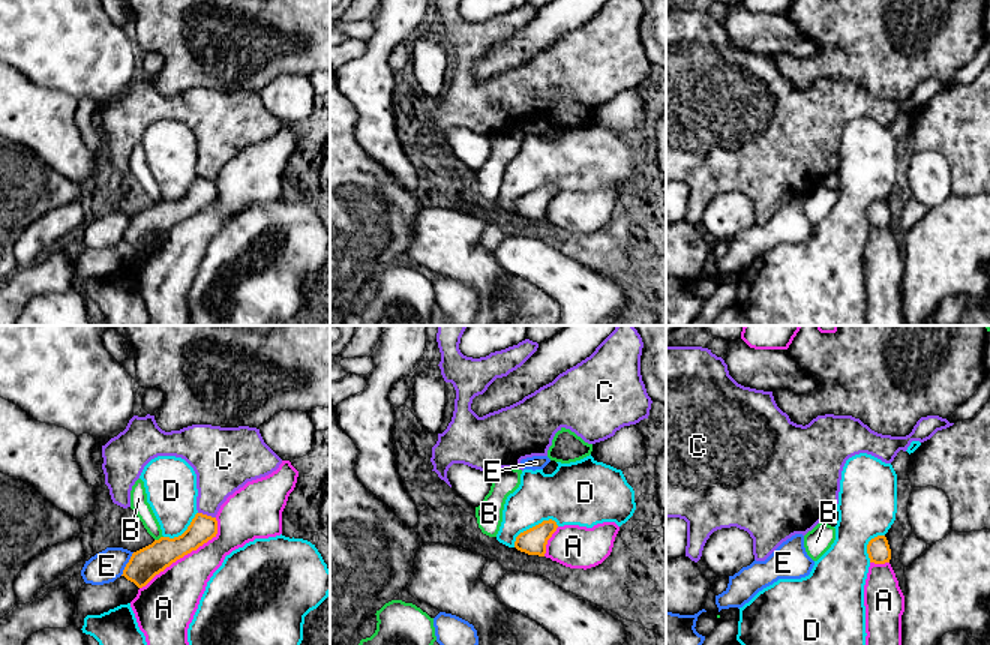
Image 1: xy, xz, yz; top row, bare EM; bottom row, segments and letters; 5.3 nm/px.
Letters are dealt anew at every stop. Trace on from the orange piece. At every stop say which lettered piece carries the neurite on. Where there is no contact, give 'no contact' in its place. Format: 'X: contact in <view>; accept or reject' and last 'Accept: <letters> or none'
A: contact in xy; reject
B: contact in xy; reject
C: contact in xy; reject
D: contact in xz; reject
E: contact in xy; reject
Accept: none

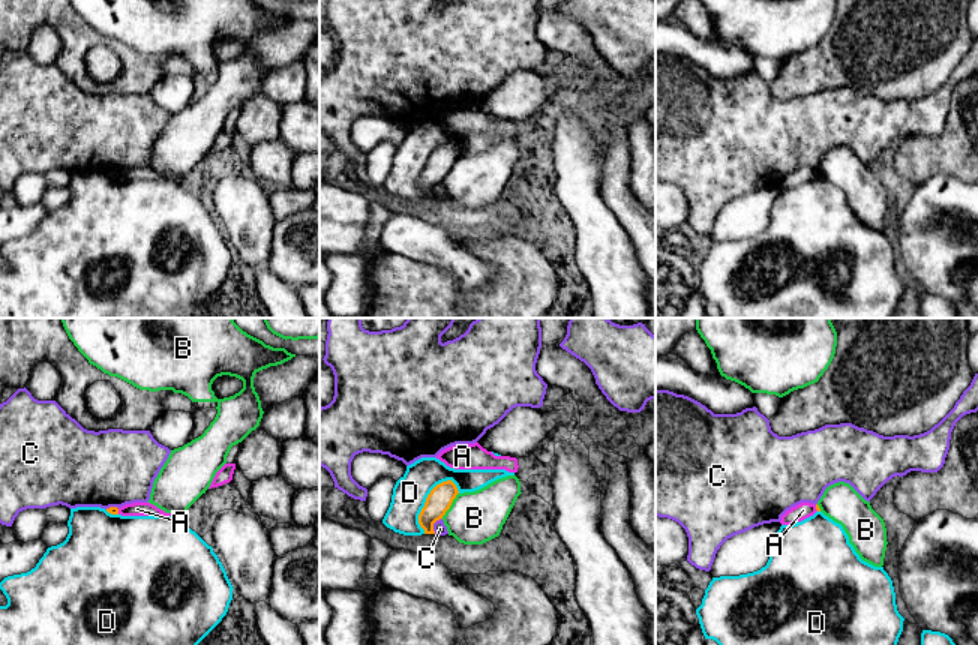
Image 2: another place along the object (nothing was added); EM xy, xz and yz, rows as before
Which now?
A: contact in xy; reject
B: contact in xz; reject
C: contact in xz; reject
D: contact in xz; reject
Accept: none

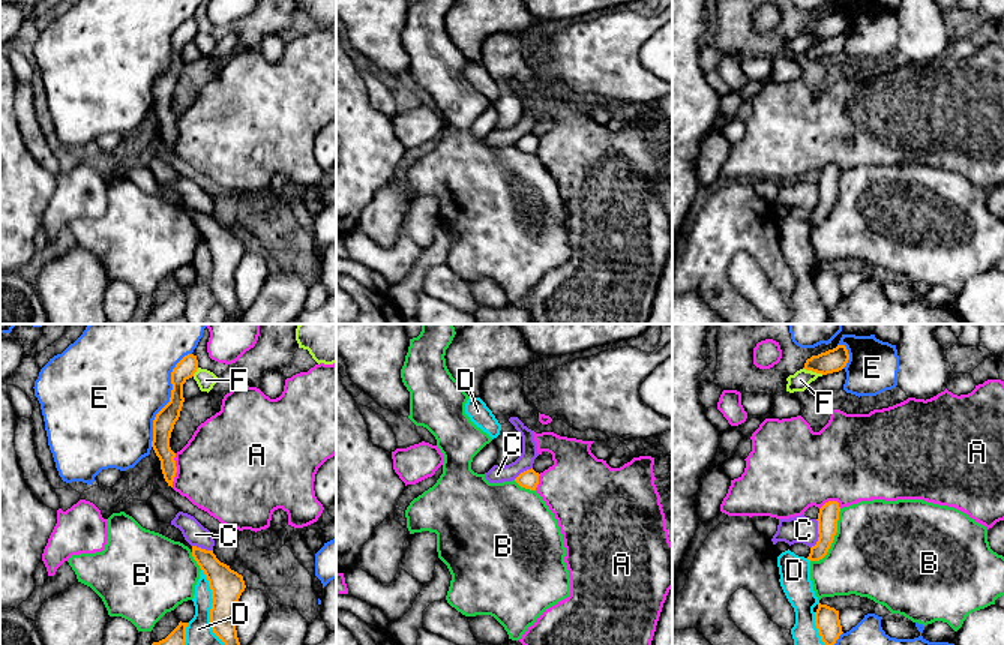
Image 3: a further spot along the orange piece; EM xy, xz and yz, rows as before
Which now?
A: contact in xy; reject
B: contact in yz; reject
C: contact in yz; reject
D: contact in xy; reject
E: contact in xy; reject
F: contact in yz; reject
Accept: none

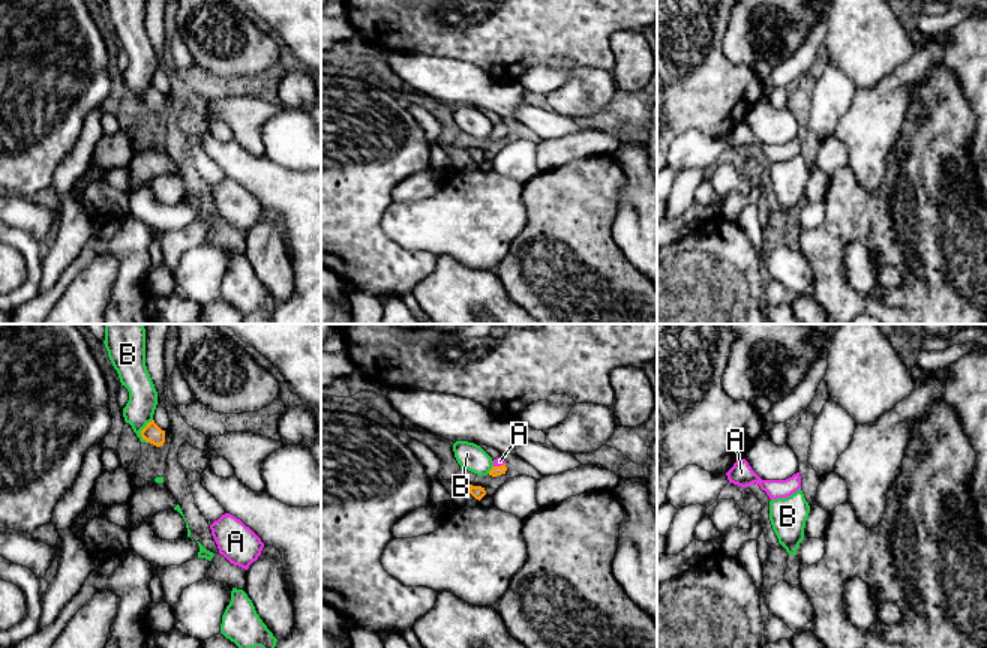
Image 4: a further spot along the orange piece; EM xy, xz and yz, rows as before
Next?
A: contact in xz; accept
B: contact in xy; reject
Accept: A

